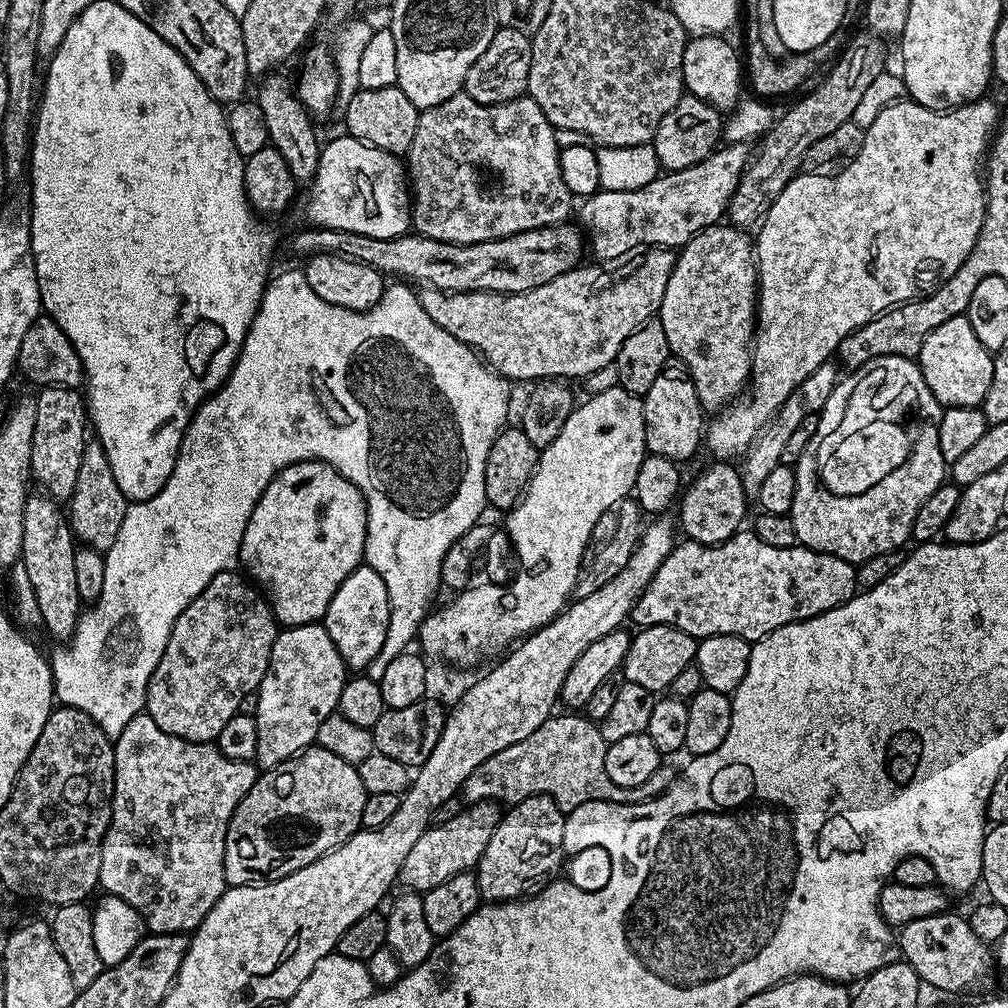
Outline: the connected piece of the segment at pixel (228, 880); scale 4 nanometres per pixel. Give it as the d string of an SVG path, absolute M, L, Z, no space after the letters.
M319 746L305 748L300 755L261 771L246 798L238 802L228 823L224 851L225 885L237 888L247 884L268 884L302 870L302 866L310 866L310 862L322 858L361 831L362 806L366 806L368 796L359 767L342 762L338 754L330 754L330 750Z

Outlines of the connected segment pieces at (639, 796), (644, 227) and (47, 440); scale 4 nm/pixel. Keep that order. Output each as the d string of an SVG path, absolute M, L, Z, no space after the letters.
M576 712L554 714L534 730L529 738L508 746L506 750L486 758L478 770L466 778L462 796L468 802L504 802L517 804L528 797L549 796L567 814L588 801L612 801L615 804L643 804L665 791L674 780L668 766L662 766L638 787L619 788L610 782L605 773L607 744L601 736L599 725Z
M725 143L702 162L686 170L664 172L644 188L625 192L601 190L587 197L581 208L579 205L578 216L580 212L583 231L592 232L591 255L593 252L600 260L616 260L645 246L679 250L711 224L721 223L740 176L748 166L748 147L747 143Z
M45 387L36 399L37 425L31 442L33 481L44 486L54 498L69 501L76 486L84 446L88 440L87 409L83 397L75 389Z

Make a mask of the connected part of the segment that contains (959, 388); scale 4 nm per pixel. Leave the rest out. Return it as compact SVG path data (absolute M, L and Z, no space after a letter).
M967 315L946 318L942 326L930 330L926 334L926 342L922 342L922 350L918 357L918 370L930 386L930 394L944 408L954 406L983 405L986 390L990 390L990 378L994 378L993 353L978 342L978 334L974 334L974 326L970 326Z

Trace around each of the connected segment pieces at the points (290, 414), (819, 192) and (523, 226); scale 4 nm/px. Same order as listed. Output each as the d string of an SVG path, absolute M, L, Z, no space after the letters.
M303 271L284 272L281 276L273 275L268 281L267 288L264 289L262 298L260 299L260 309L256 311L254 322L250 326L250 330L244 339L244 345L240 347L240 357L236 360L236 364L232 367L232 373L228 375L228 380L221 388L212 393L207 400L201 404L200 409L192 415L192 421L188 423L188 428L184 432L184 437L180 443L180 453L176 455L176 465L170 474L170 478L166 482L166 486L162 486L162 490L158 494L154 494L154 498L149 500L138 500L129 503L126 510L126 516L122 521L122 528L118 531L118 538L114 541L114 546L103 553L104 558L104 577L100 580L100 597L96 600L96 605L92 609L81 611L77 621L76 628L72 632L66 646L60 646L56 653L51 653L50 663L52 666L52 687L54 696L63 707L73 708L74 710L82 710L82 714L86 714L90 718L94 718L96 725L104 731L109 740L115 742L122 734L122 730L126 730L126 726L130 726L130 718L134 718L137 714L145 711L144 703L146 702L146 690L150 678L154 674L154 666L158 666L158 662L162 658L162 650L166 650L166 642L170 638L170 634L174 630L174 622L178 618L178 614L182 614L182 610L186 610L186 606L190 606L190 602L194 602L194 598L198 598L198 594L202 594L202 590L206 590L206 586L210 582L210 578L214 578L223 572L233 571L240 564L240 547L242 546L243 531L246 530L246 524L250 521L251 512L255 508L255 504L262 498L266 486L270 486L270 482L281 470L289 468L291 464L297 464L303 460L321 460L324 464L329 464L334 470L338 470L350 482L354 482L354 486L358 486L358 490L363 494L366 502L366 514L368 521L366 522L366 546L364 547L364 564L369 568L373 568L378 574L378 578L382 578L382 582L386 582L386 594L390 602L390 622L386 630L386 642L382 642L382 650L378 650L378 654L369 662L366 672L373 680L380 680L382 674L386 674L386 666L390 666L390 662L394 662L394 658L398 658L398 654L402 654L409 647L408 644L417 639L422 622L428 616L430 609L433 607L432 599L436 596L436 591L441 591L440 571L442 570L442 558L446 558L446 550L450 550L450 546L454 546L454 542L458 542L458 538L462 538L462 534L466 534L466 530L470 530L470 526L474 526L481 519L480 516L486 509L486 501L484 498L484 479L486 478L486 458L490 454L490 446L494 446L494 438L499 432L504 431L508 420L508 388L509 381L504 377L492 371L483 359L472 349L468 348L462 342L458 342L458 338L454 338L454 334L446 334L446 330L442 330L442 326L438 326L438 322L434 322L434 318L430 318L430 314L426 314L426 310L422 310L420 305L420 297L407 283L392 282L385 287L382 298L372 308L367 308L364 312L355 312L354 310L346 310L342 306L334 306L330 302L326 302L323 298L318 298L318 294L314 294L314 290L310 290L310 282L306 282Z
M903 98L896 101L896 103L888 104L880 114L875 118L872 125L865 131L864 134L864 145L862 150L858 150L858 154L851 157L847 161L848 164L844 169L841 170L837 176L820 176L824 174L817 174L815 171L808 170L803 174L797 174L789 184L786 186L786 190L782 190L782 194L778 194L778 198L774 198L774 206L770 206L770 210L764 215L762 223L759 225L758 231L754 236L754 251L756 253L756 270L758 273L758 307L756 310L756 326L754 329L754 343L752 346L752 375L750 377L750 383L747 385L746 391L737 396L731 404L727 405L723 410L715 413L711 417L710 423L706 428L706 448L709 448L713 452L715 459L720 462L732 462L736 459L743 457L744 453L748 451L748 447L756 440L756 436L762 431L765 424L775 416L777 410L782 406L782 402L790 396L790 390L794 390L794 386L798 386L798 382L805 380L810 374L814 374L814 370L818 370L818 366L829 363L837 355L840 343L843 342L854 330L858 330L862 326L866 326L870 321L876 319L876 317L888 311L889 308L896 307L897 304L906 304L910 300L917 299L922 296L927 296L928 293L932 292L935 288L940 287L941 284L946 283L958 270L958 266L962 266L962 262L966 262L966 258L970 254L970 250L974 246L974 242L978 238L978 234L982 230L982 222L984 221L984 185L985 181L982 179L982 165L986 160L986 153L990 147L990 141L999 125L1000 118L1002 115L1001 109L996 109L996 104L989 98L981 98L979 100L973 100L971 104L962 104L953 107L951 110L937 110L935 108L927 108L921 104L917 104L915 100L911 98Z
M463 94L420 112L414 142L406 154L412 224L426 238L447 244L477 244L501 240L519 232L551 228L573 215L574 197L562 182L557 129L542 114L538 102L525 94L505 104L479 104Z

